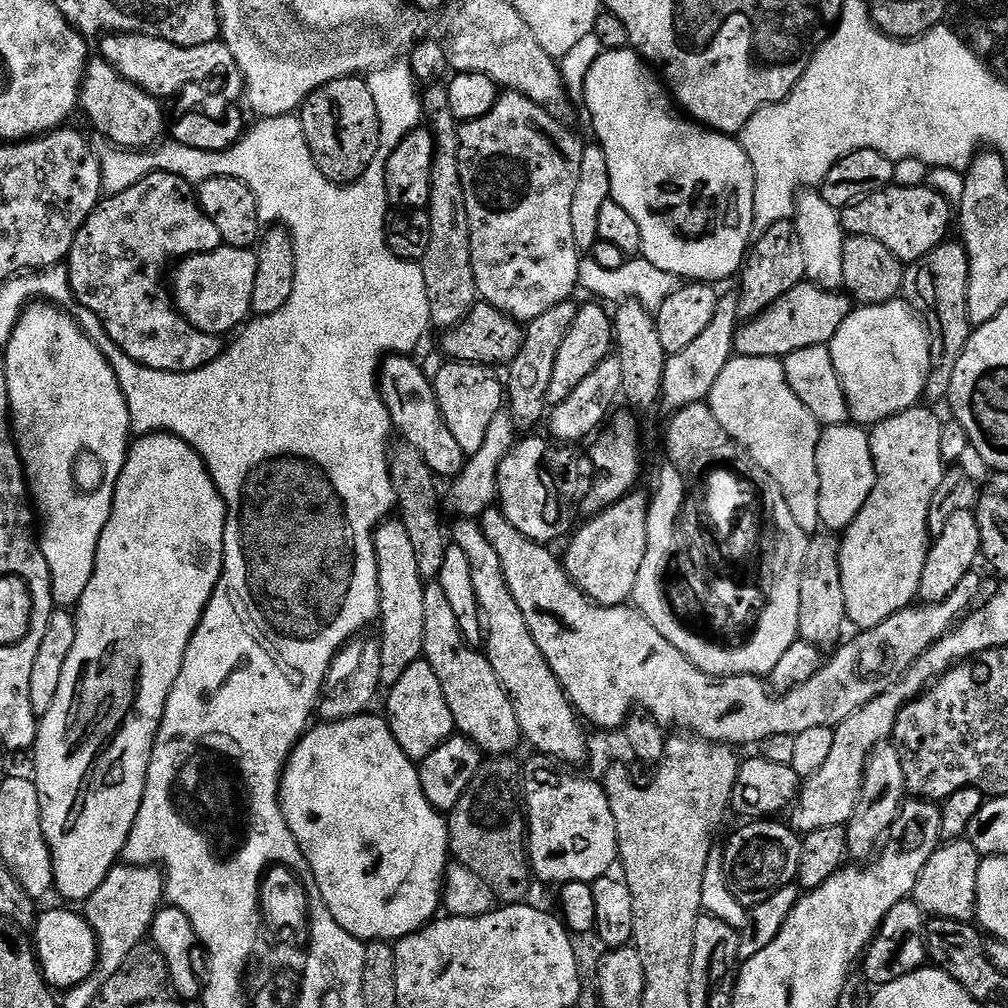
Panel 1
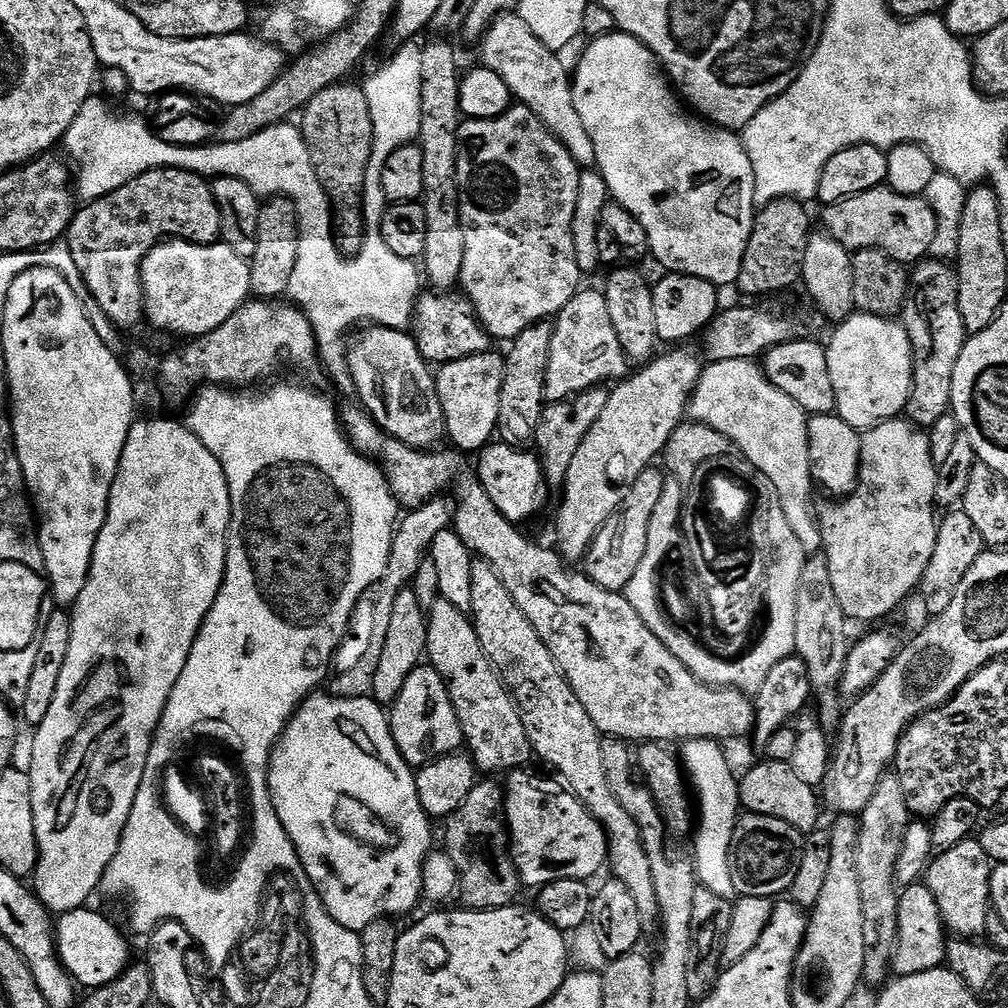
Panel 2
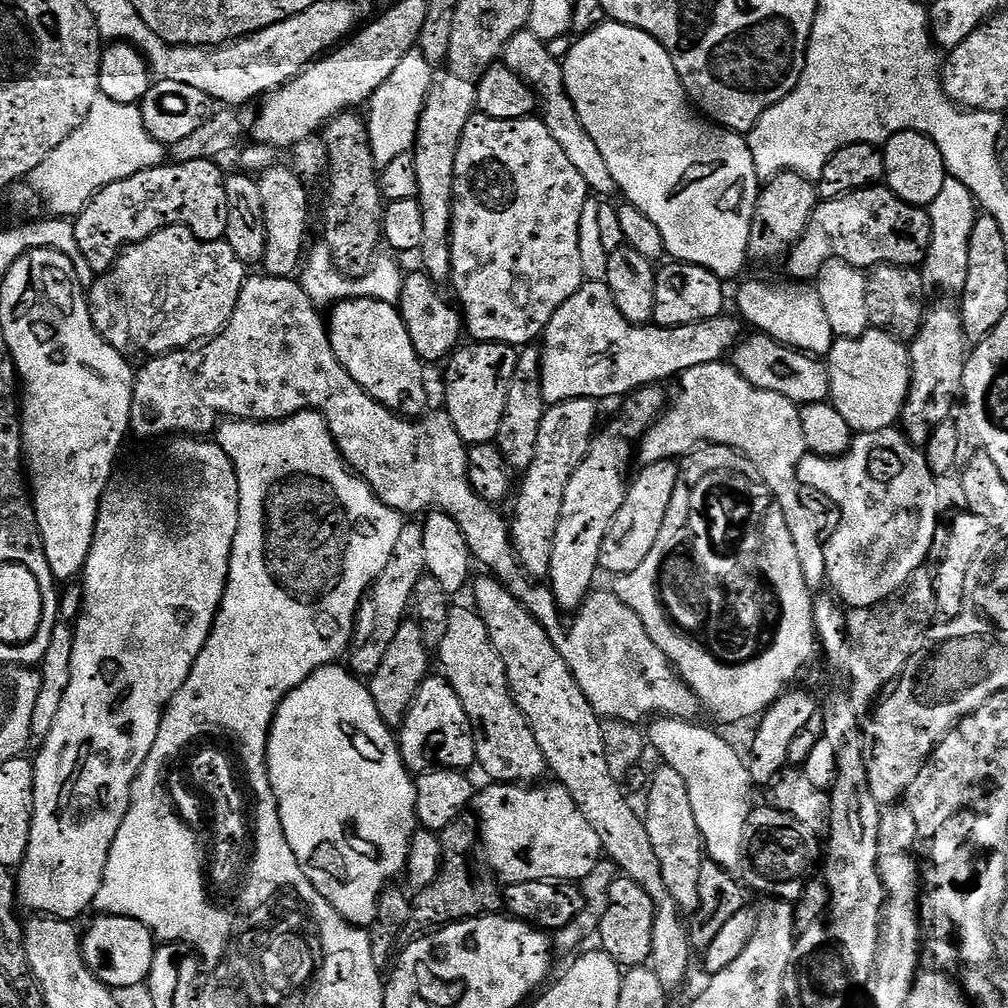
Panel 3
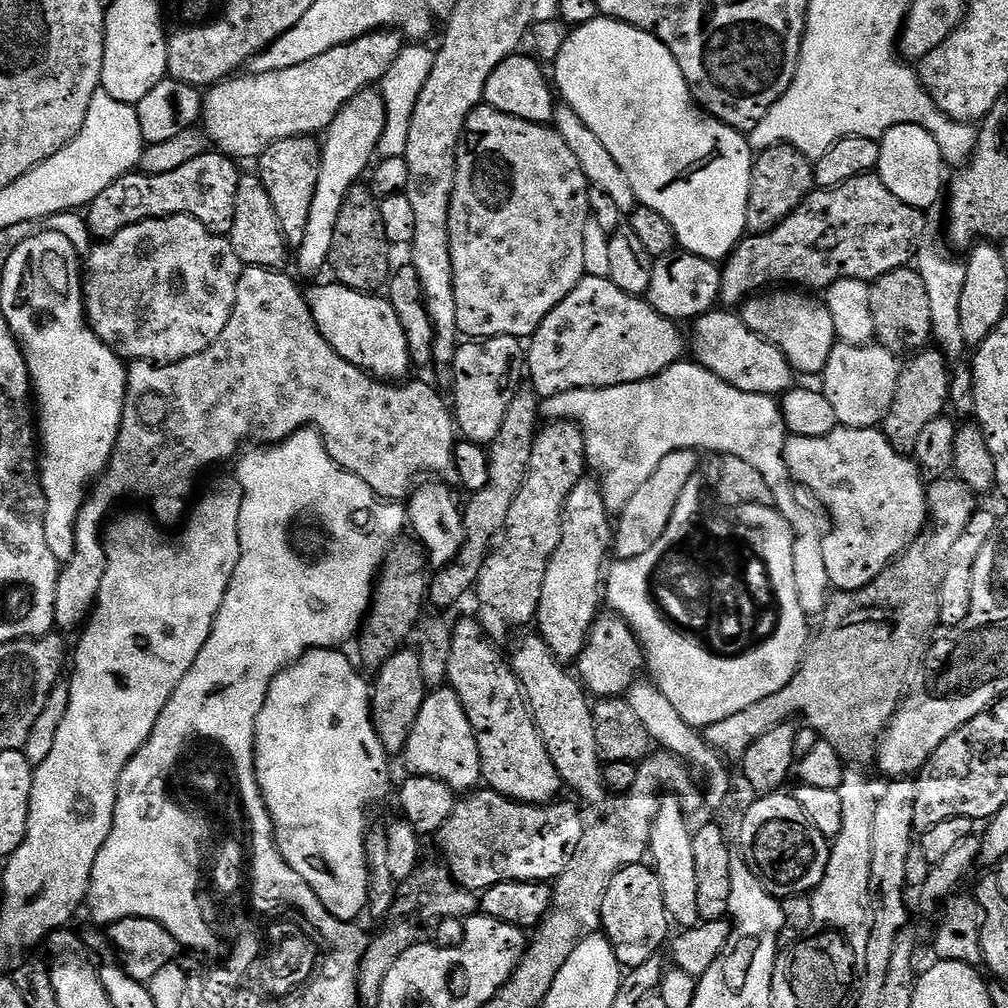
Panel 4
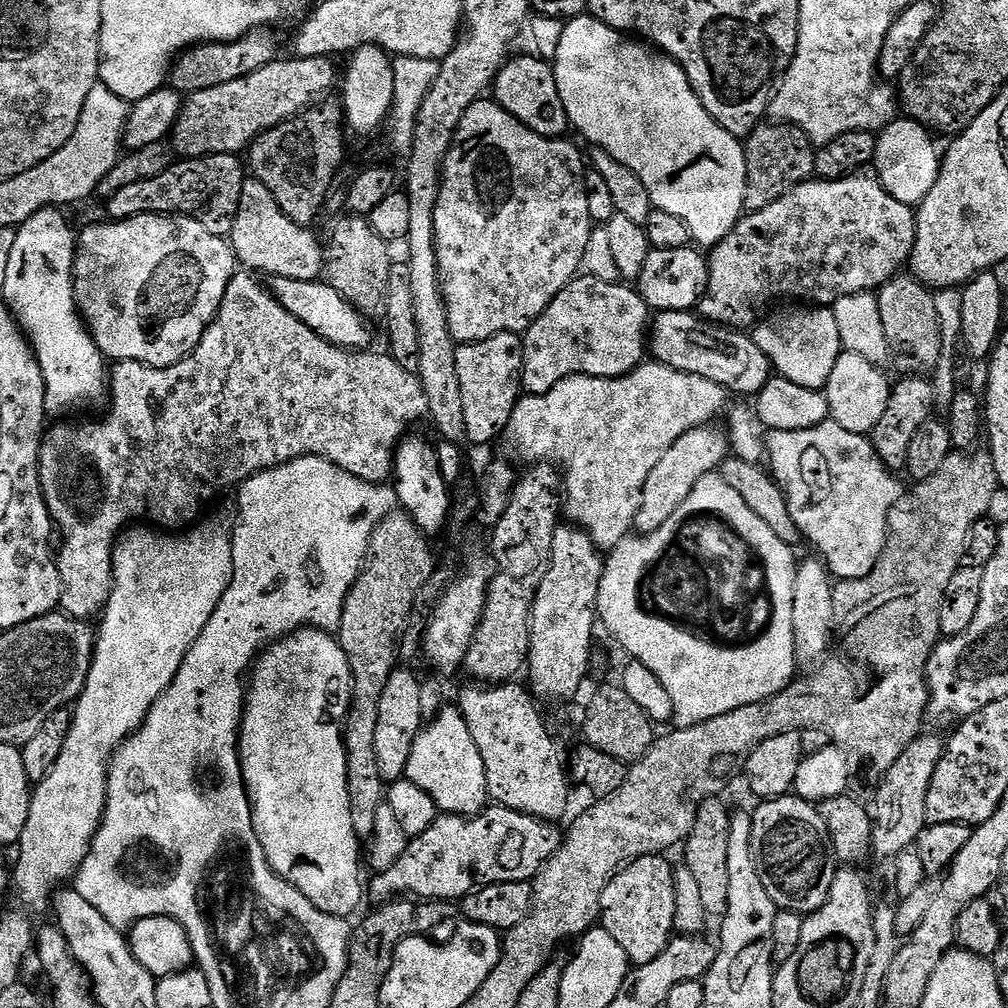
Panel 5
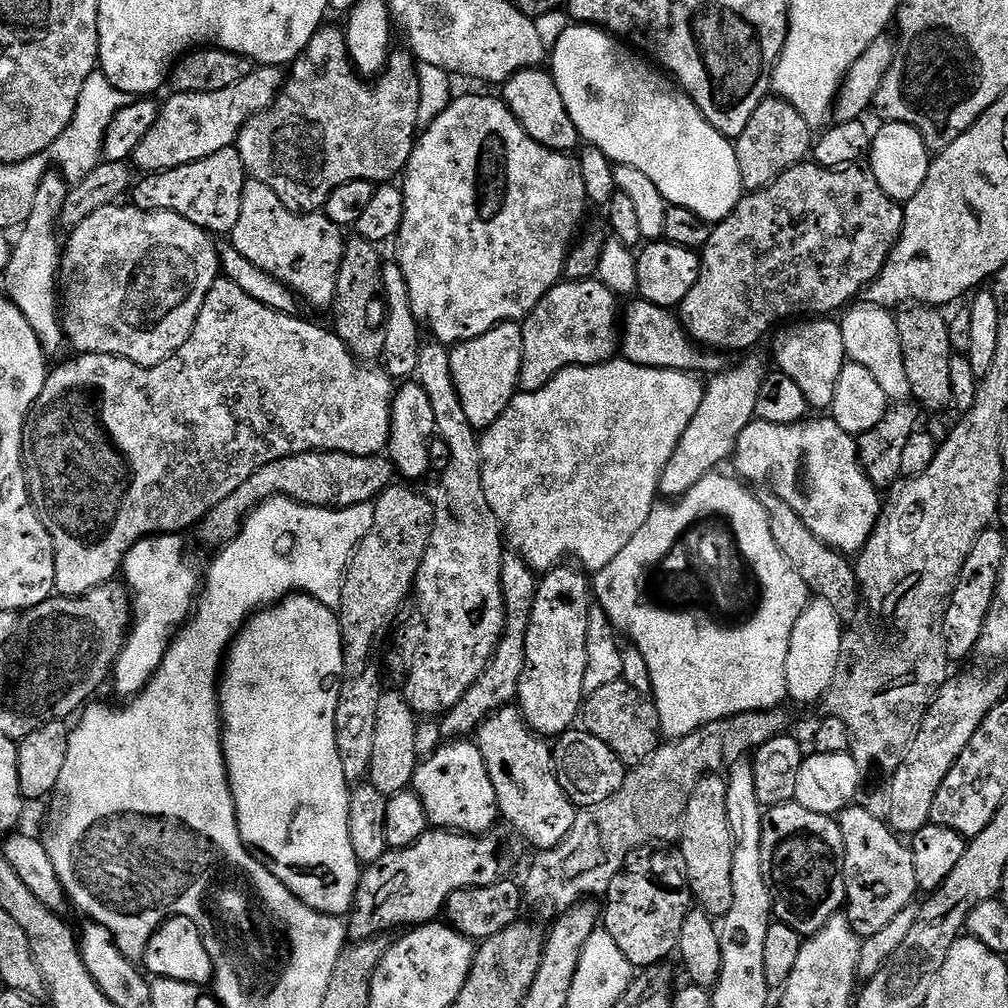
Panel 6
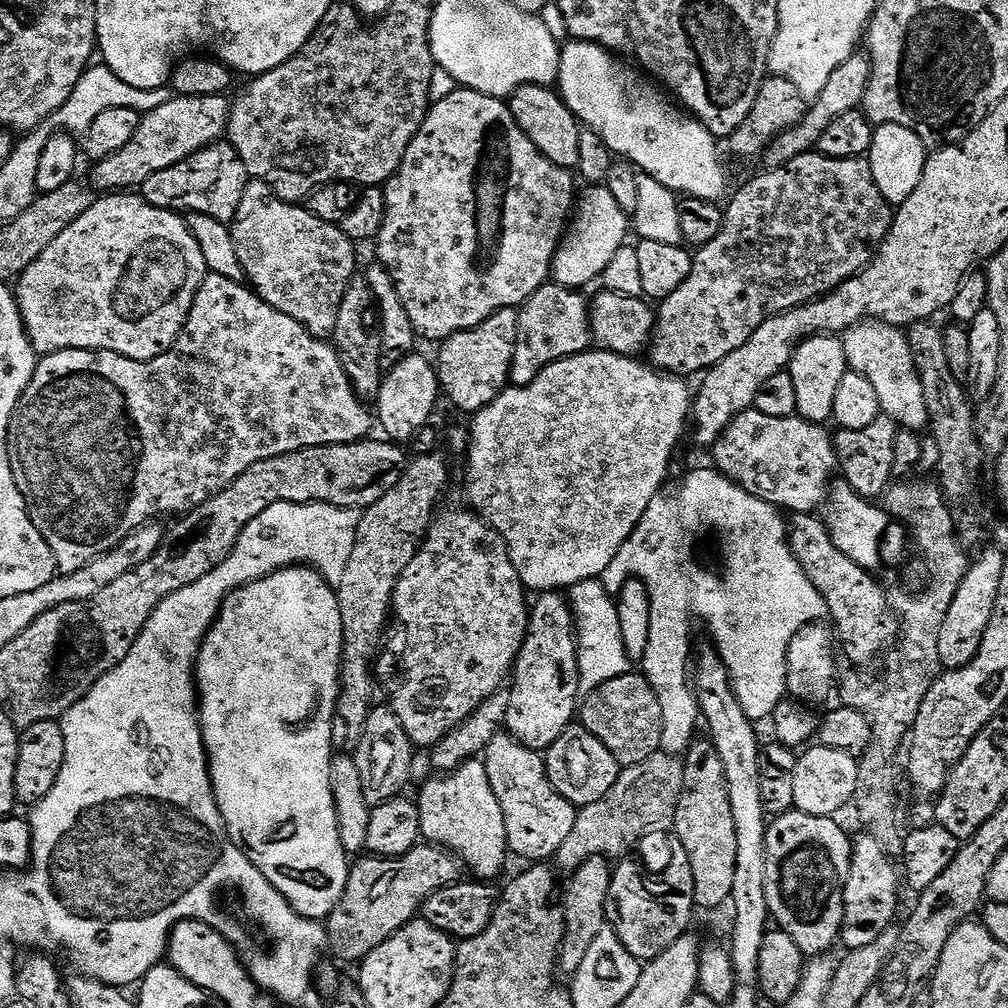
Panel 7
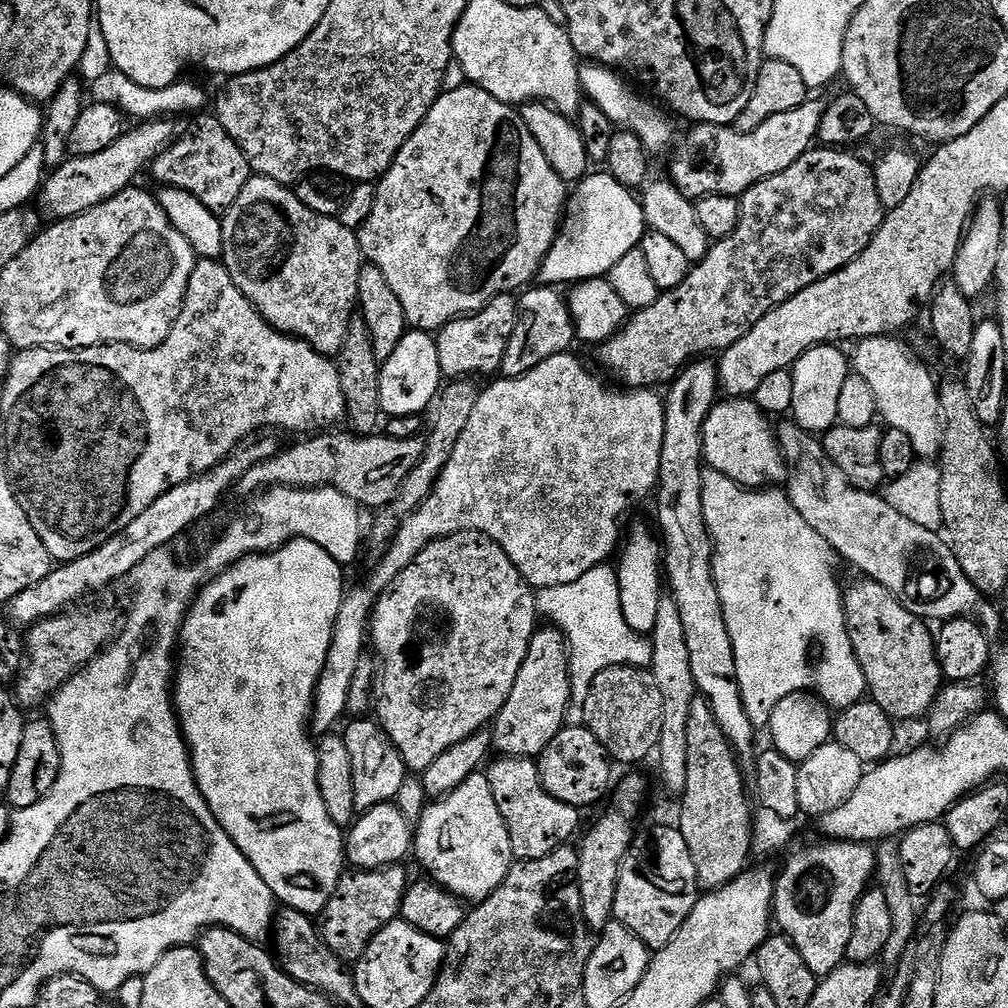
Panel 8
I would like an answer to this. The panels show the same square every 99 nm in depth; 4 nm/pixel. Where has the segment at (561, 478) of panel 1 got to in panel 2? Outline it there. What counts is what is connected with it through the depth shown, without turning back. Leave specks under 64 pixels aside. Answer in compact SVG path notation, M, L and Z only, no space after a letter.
M493 442L480 449L478 459L480 461L476 464L474 475L479 480L482 490L486 490L486 494L490 494L490 502L494 502L494 506L498 506L498 510L502 510L502 514L509 522L517 526L523 525L523 520L530 519L543 506L544 491L546 491L544 468L535 451L515 448L503 442Z

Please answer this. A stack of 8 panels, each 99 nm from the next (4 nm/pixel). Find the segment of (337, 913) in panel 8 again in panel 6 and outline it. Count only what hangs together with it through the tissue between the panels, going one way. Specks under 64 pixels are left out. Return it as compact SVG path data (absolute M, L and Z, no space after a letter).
M432 828L422 834L422 838L418 838L418 842L414 842L409 848L393 848L384 853L382 858L378 858L378 862L367 865L360 873L360 881L356 887L356 893L354 894L354 902L352 908L348 911L346 917L346 932L353 941L368 940L371 936L379 936L381 934L391 933L391 928L403 929L405 926L419 926L435 921L437 917L444 911L444 903L446 898L450 898L450 894L454 894L454 890L466 890L467 888L473 888L474 886L486 886L487 884L493 884L498 882L501 878L507 877L508 872L512 868L512 863L516 860L516 852L508 845L508 840L504 836L499 836L499 831L493 830L491 832L482 832L479 834L469 834L467 832L454 832L451 830L445 830L443 828Z

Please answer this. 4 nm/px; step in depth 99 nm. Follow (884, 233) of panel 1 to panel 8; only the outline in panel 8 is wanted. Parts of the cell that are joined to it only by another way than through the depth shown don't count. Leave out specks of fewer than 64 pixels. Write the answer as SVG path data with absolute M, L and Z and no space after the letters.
M836 146L813 147L806 154L802 154L802 158L798 158L798 162L794 162L794 166L782 170L782 174L774 174L774 178L766 178L762 182L750 186L750 190L746 190L743 196L739 197L740 217L734 234L715 241L709 247L707 254L702 259L695 261L693 268L688 271L686 282L682 282L682 286L669 292L660 292L650 307L633 311L626 323L620 327L619 332L595 349L601 366L610 375L617 376L621 380L619 383L628 390L656 390L661 387L659 384L671 385L672 381L679 376L682 369L688 367L691 361L697 358L711 357L713 355L711 352L722 354L730 346L734 346L734 342L738 342L738 338L747 334L755 324L762 322L762 318L766 318L766 314L770 314L770 310L782 306L782 302L794 298L794 294L806 290L806 286L814 286L814 282L818 282L822 278L842 270L842 266L854 262L854 258L858 258L858 254L862 254L862 250L866 250L866 246L870 246L874 234L878 234L886 215L886 209L878 194L878 182L873 165L859 160L856 156L851 156L848 152L851 151L841 150Z

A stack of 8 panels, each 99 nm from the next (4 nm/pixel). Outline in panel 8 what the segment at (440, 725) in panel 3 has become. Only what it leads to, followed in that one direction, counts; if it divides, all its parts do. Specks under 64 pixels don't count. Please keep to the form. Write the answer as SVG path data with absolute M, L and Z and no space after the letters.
M483 771L466 778L449 796L427 805L414 828L414 856L420 859L431 879L465 902L485 900L502 886L514 857L506 822L502 822L502 814L498 814L494 790L490 790Z

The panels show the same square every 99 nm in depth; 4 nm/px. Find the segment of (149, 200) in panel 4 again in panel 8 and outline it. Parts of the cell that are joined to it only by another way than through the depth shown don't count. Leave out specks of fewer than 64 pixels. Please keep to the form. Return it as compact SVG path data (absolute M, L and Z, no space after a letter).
M197 115L193 119L197 120L185 132L183 129L167 150L158 154L158 158L150 165L150 173L157 180L157 185L186 190L211 212L223 214L230 206L234 206L234 198L242 194L242 186L246 186L253 170L238 142L226 134L222 122L215 115L206 115Z

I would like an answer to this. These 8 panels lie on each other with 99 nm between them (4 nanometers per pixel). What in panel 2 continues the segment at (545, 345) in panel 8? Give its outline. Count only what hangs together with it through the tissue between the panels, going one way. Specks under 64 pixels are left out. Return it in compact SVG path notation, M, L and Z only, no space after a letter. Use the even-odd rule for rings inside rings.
M603 291L577 292L554 320L554 338L550 342L550 366L546 372L545 401L569 400L588 388L607 385L607 380L619 382L629 375L630 361L618 342L610 310L606 310ZM726 308L717 311L702 336L704 348L708 351L707 359L712 362L756 360L774 346L782 346L791 340L806 340L813 335L812 324L804 316L787 316L768 308Z

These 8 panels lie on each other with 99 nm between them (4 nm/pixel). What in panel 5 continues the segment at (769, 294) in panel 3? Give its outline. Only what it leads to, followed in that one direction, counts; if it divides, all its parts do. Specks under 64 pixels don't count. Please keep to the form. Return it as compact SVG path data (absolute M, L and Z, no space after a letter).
M792 306L789 312L765 315L751 329L752 341L766 354L775 375L784 376L797 386L817 390L828 387L828 379L841 354L838 322L828 306Z

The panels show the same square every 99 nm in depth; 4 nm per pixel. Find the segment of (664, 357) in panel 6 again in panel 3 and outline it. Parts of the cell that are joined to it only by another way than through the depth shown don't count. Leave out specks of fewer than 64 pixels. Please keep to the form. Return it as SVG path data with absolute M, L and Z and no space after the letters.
M763 334L745 335L735 345L730 356L730 363L736 373L750 386L758 390L770 390L774 394L782 394L782 398L790 398L797 406L818 404L829 399L828 370L817 357L799 352L797 348L788 348Z

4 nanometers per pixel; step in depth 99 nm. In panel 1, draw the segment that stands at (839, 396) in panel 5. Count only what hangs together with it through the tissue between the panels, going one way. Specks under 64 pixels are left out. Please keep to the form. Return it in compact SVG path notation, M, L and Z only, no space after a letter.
M897 298L885 304L857 307L846 318L846 322L838 326L838 334L834 334L828 349L834 358L834 370L838 370L842 390L846 394L849 417L857 425L881 424L894 414L904 412L907 408L917 407L925 399L924 387L932 369L928 329L925 328L924 321L908 307L903 299Z

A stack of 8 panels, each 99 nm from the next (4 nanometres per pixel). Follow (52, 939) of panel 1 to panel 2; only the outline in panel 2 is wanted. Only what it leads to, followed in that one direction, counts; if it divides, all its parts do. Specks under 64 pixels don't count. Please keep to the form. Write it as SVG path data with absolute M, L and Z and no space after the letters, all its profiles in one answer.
M85 906L76 908L73 912L65 912L54 924L54 935L60 960L63 961L65 970L71 974L77 985L84 990L101 988L110 982L114 982L114 978L121 976L130 963L127 938L102 913L91 912L90 909L91 907Z

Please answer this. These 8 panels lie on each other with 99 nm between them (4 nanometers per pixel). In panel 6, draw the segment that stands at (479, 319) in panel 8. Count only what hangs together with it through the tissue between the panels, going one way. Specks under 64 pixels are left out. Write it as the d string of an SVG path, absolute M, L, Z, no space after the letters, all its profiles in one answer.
M511 320L478 334L450 351L450 374L454 374L454 390L462 400L462 411L477 430L488 428L498 420L517 395L522 370L523 327Z

